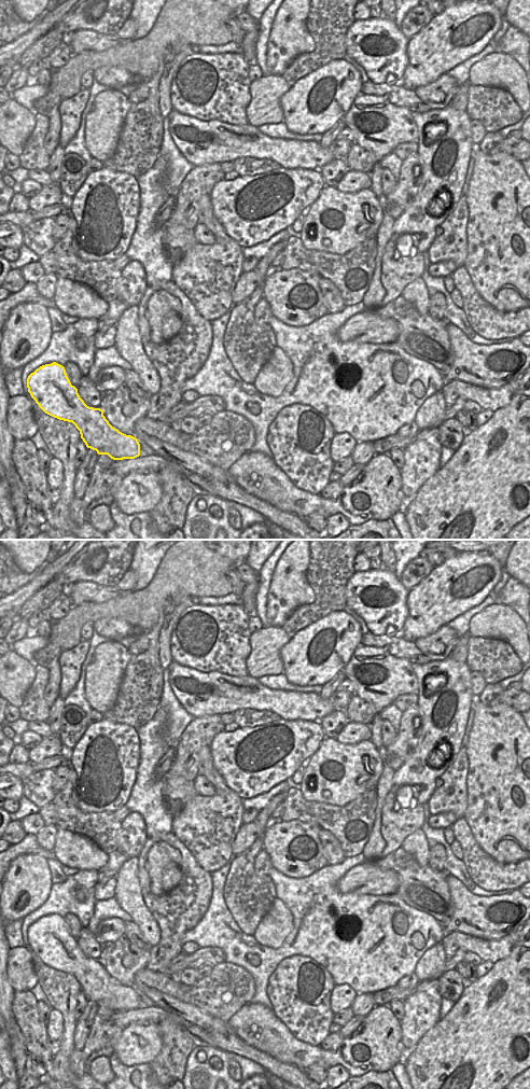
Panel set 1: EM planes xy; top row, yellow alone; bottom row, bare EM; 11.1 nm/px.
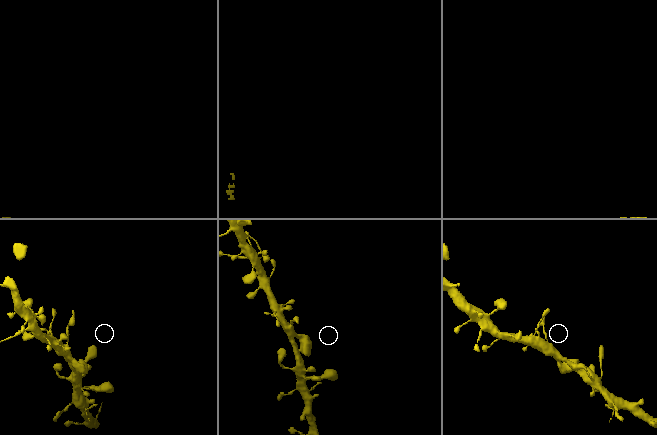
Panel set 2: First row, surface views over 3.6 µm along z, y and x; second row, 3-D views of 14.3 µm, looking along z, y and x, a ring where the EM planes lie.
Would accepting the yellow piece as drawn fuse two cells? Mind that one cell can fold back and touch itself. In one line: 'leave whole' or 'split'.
leave whole

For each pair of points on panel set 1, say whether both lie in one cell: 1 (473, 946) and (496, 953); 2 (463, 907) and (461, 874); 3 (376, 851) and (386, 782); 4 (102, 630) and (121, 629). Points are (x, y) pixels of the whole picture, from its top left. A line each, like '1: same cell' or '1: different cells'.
1: same cell
2: different cells
3: same cell
4: same cell

